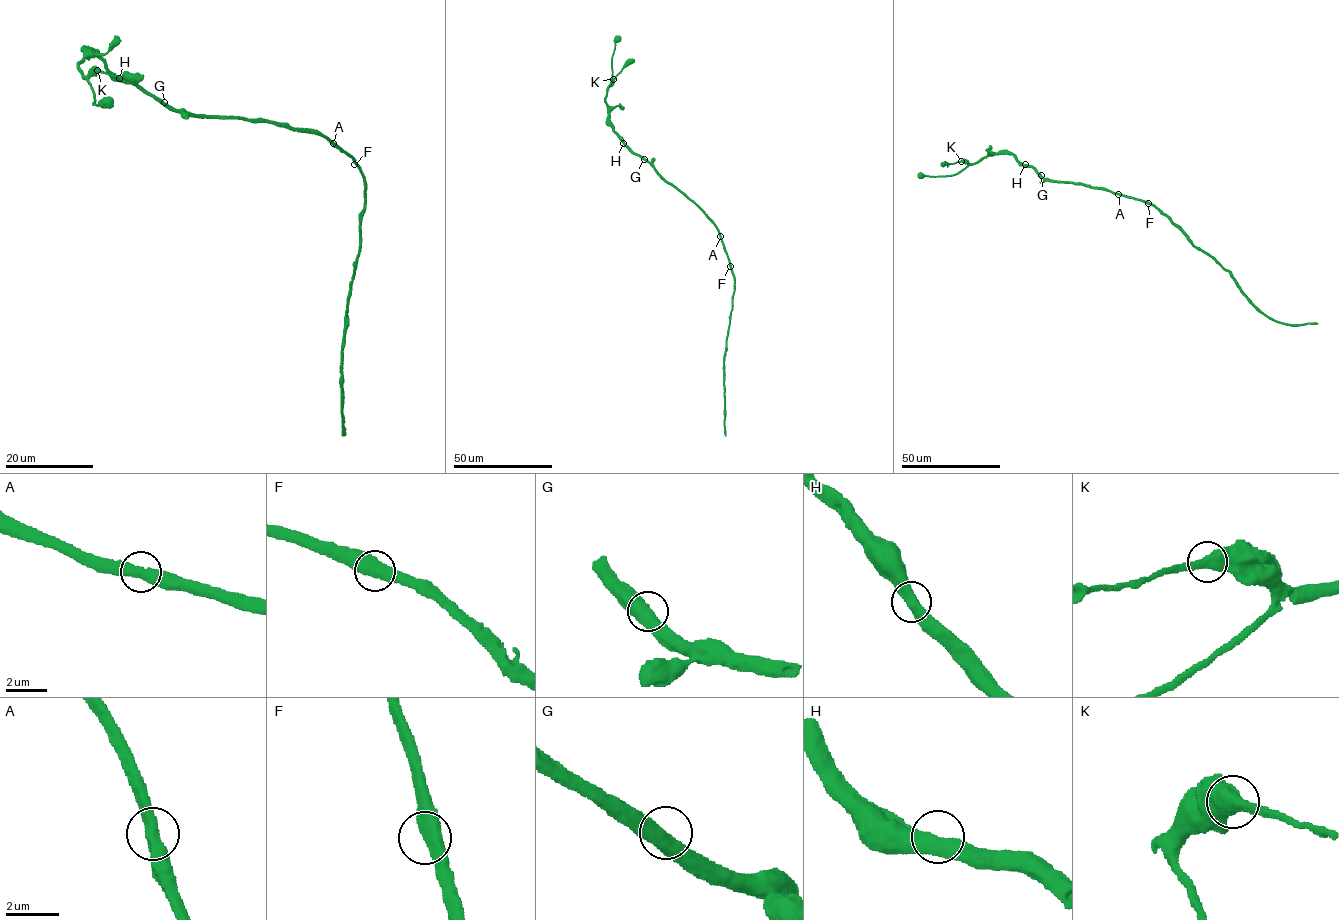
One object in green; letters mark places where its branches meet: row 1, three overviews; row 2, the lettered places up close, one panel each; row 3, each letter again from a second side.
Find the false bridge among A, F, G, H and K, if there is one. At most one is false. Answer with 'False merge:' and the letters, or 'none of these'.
False merge: none of these

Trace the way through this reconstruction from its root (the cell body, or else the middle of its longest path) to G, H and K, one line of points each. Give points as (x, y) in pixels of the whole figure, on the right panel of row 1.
G: (1112, 192), (1081, 184), (1050, 181), (1041, 175)
H: (1112, 192), (1081, 184), (1050, 181), (1025, 164)
K: (1112, 192), (1081, 184), (1048, 181), (1012, 154), (991, 154), (972, 163), (961, 161)

